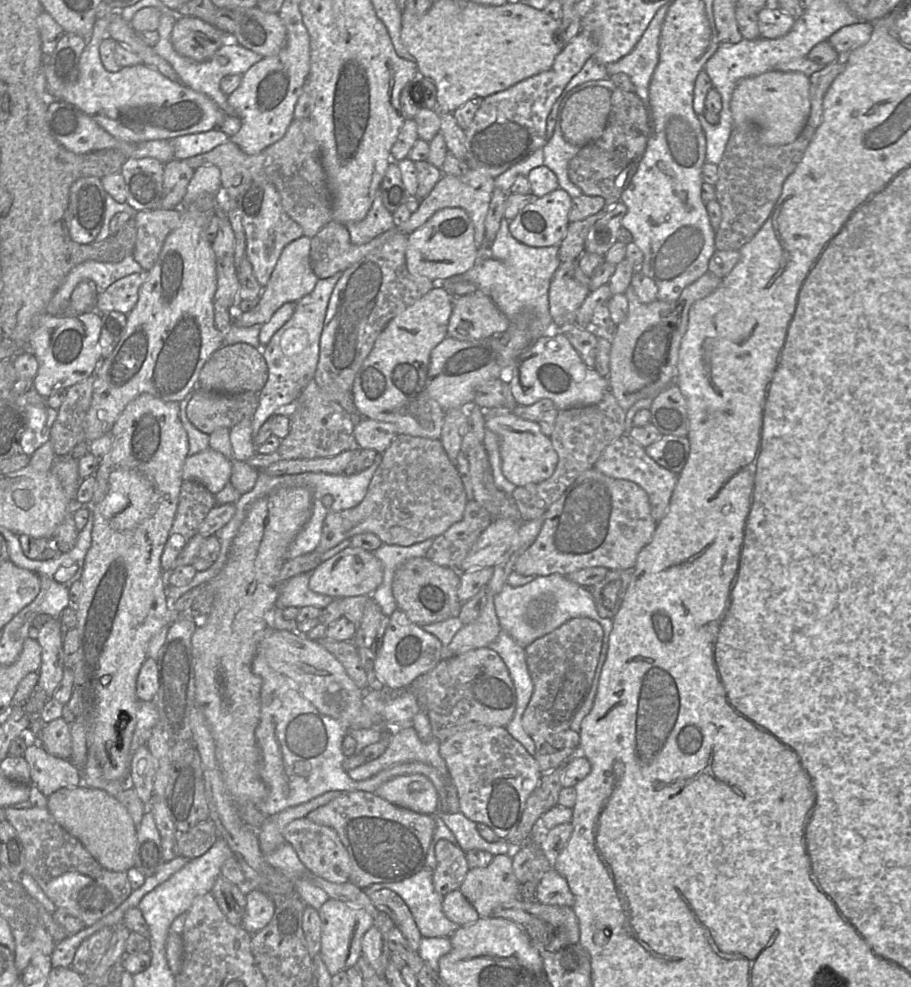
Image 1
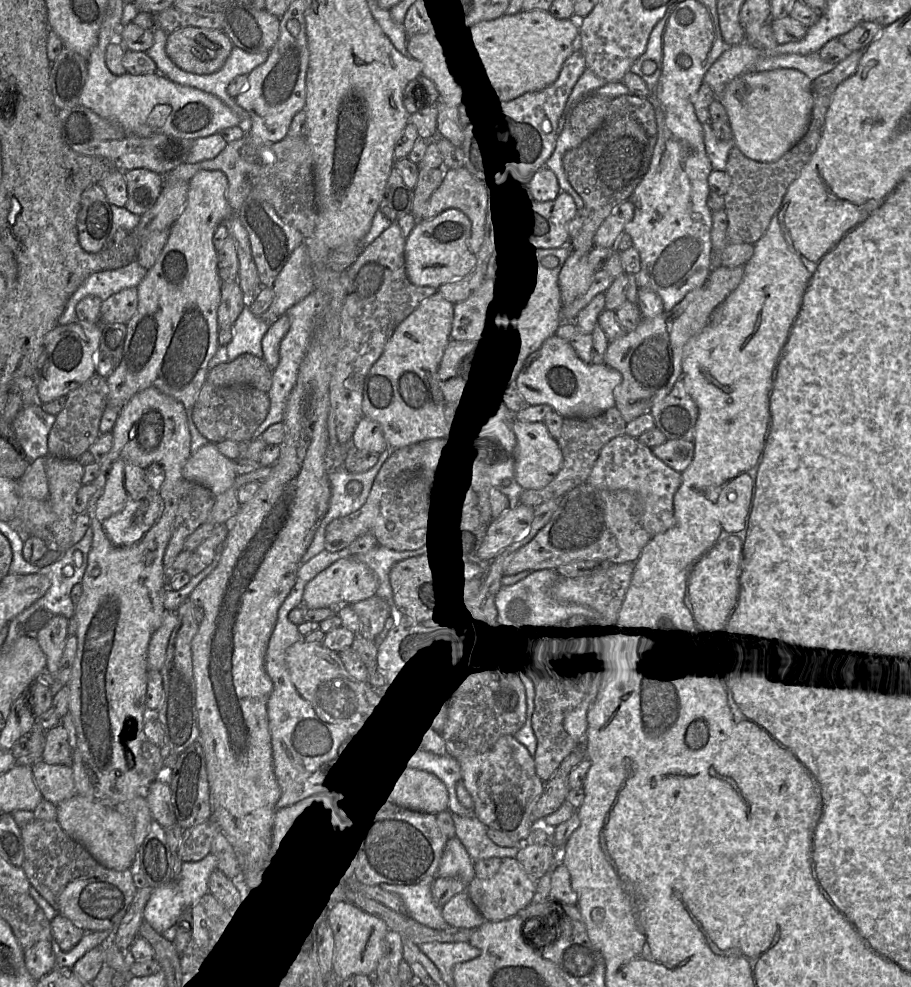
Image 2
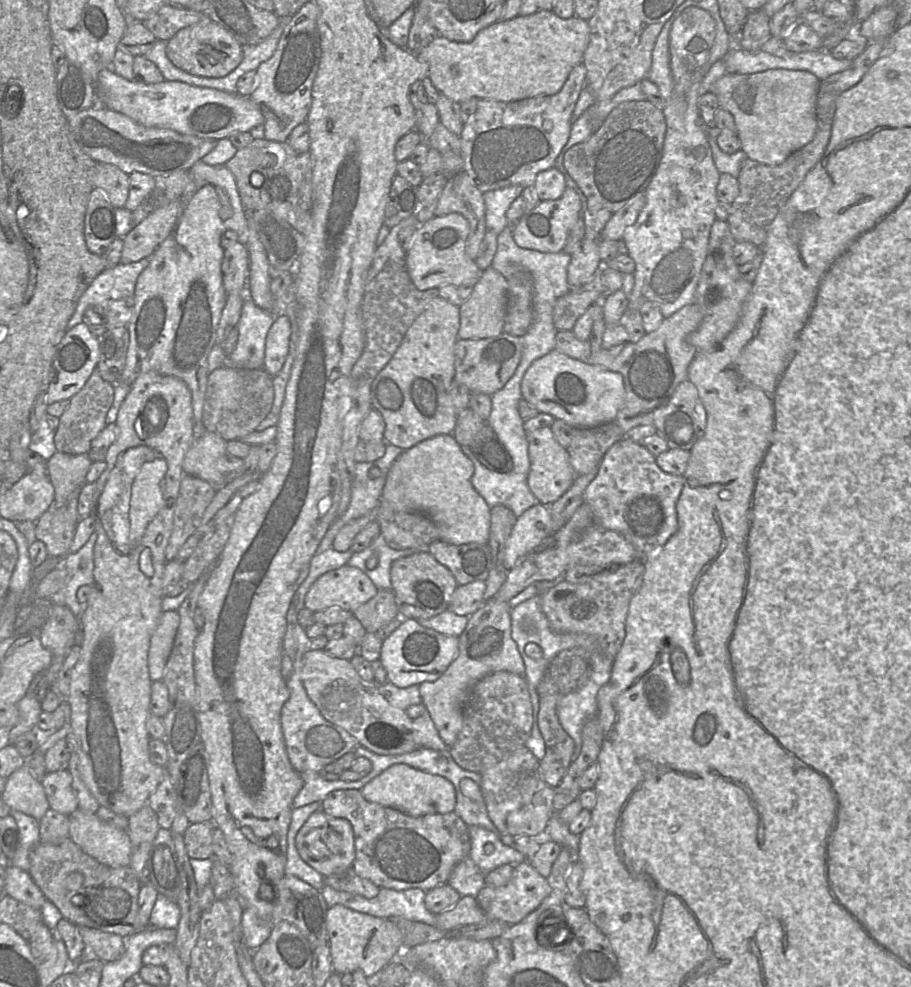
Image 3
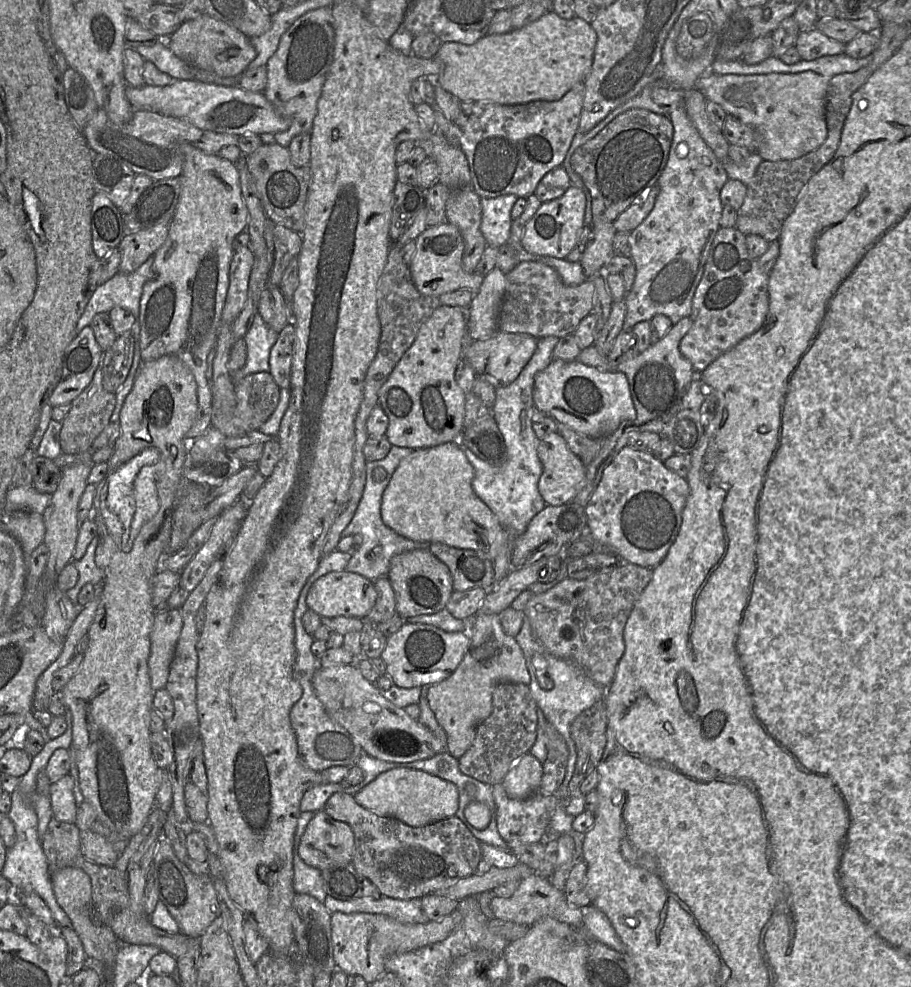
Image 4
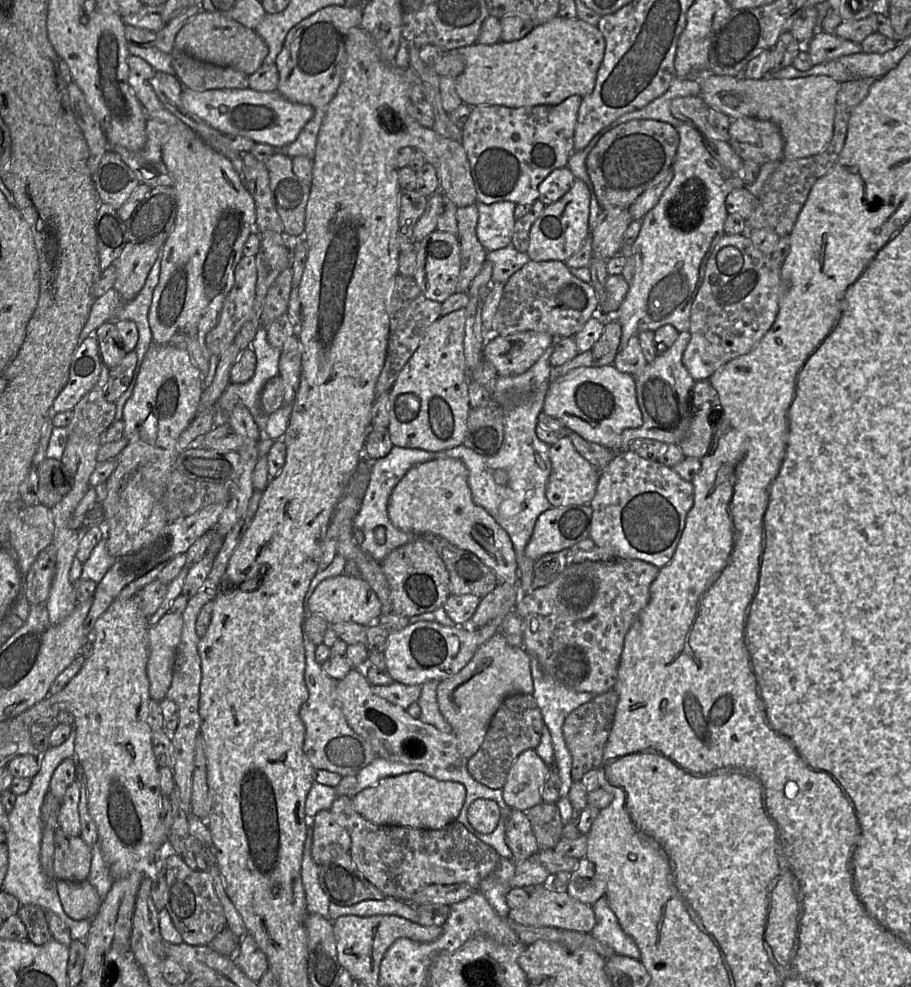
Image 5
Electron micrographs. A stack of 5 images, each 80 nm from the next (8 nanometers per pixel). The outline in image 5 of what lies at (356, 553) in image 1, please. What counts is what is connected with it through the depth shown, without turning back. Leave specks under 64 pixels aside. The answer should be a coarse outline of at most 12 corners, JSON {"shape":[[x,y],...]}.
{"shape":[[361,576],[321,581],[308,612],[370,626],[381,602]]}

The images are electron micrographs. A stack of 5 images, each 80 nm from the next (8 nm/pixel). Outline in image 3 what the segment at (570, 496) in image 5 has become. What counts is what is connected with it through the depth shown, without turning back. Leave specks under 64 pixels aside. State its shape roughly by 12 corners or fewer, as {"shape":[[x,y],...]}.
{"shape":[[551,428],[526,432],[528,487],[551,505],[577,476]]}

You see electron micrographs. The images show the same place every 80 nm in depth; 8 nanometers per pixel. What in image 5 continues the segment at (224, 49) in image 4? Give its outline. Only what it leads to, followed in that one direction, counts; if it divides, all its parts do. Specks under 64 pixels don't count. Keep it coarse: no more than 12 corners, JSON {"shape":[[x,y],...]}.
{"shape":[[201,10],[174,49],[248,76],[266,43],[255,30]]}

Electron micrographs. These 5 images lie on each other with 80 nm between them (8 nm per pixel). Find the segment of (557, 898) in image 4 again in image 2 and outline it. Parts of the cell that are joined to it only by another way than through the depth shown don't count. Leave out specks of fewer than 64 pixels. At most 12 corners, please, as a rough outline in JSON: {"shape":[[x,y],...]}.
{"shape":[[515,858],[466,893],[486,921],[511,918],[536,893]]}

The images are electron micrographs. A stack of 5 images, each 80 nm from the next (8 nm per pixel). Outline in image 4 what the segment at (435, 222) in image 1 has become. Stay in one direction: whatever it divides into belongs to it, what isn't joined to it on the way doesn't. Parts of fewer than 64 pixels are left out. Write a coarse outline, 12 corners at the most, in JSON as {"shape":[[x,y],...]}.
{"shape":[[447,222],[415,240],[419,293],[477,292],[484,276],[462,267],[464,241]]}

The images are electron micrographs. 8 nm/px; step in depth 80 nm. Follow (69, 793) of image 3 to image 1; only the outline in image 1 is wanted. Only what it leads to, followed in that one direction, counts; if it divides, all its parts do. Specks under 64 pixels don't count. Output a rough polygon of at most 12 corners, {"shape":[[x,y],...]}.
{"shape":[[30,743],[23,757],[31,783],[46,797],[80,784],[71,761]]}

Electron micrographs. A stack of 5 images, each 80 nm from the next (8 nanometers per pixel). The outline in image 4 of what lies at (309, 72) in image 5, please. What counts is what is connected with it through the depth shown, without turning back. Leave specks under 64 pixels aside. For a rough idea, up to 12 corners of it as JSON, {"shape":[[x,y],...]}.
{"shape":[[331,8],[284,32],[263,94],[289,121],[288,148],[311,133],[333,62]]}

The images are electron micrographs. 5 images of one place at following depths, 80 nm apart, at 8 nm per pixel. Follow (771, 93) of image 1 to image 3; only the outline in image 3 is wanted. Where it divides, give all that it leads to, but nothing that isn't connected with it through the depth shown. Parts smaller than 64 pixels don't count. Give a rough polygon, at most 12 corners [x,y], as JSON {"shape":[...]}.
{"shape":[[808,71],[725,74],[741,151],[777,166],[814,137]]}

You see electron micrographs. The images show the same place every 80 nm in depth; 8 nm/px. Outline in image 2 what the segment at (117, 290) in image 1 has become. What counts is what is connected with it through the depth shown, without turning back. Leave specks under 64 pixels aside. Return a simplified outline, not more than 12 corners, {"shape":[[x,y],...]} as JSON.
{"shape":[[137,288],[102,301],[100,325],[127,324],[136,312]]}

